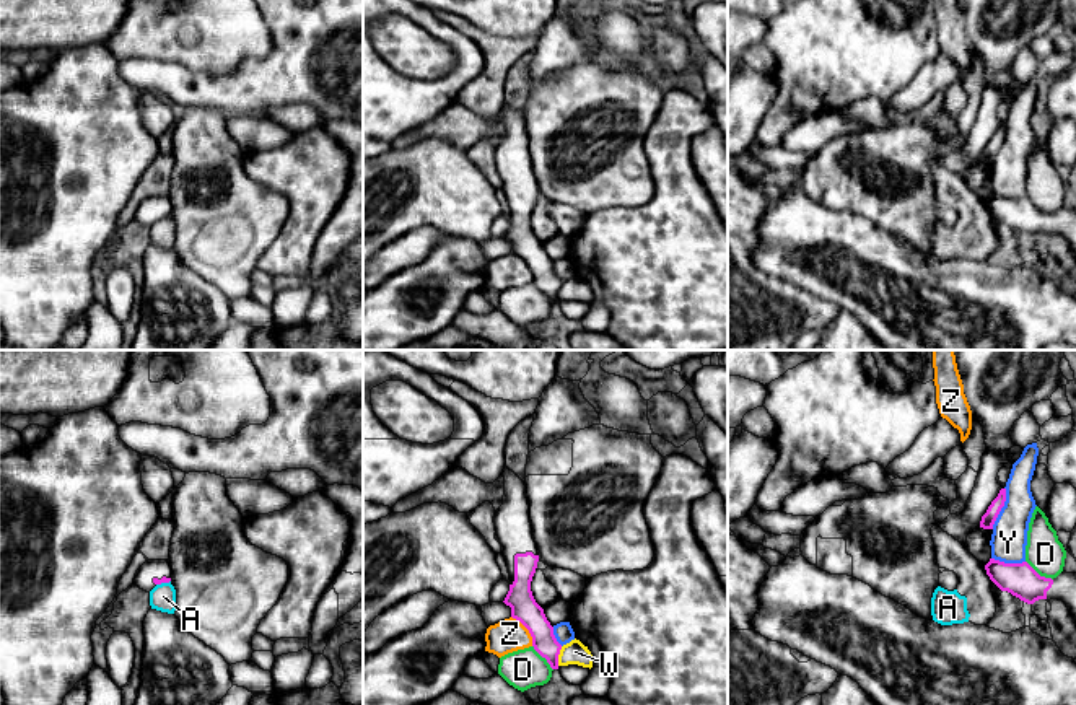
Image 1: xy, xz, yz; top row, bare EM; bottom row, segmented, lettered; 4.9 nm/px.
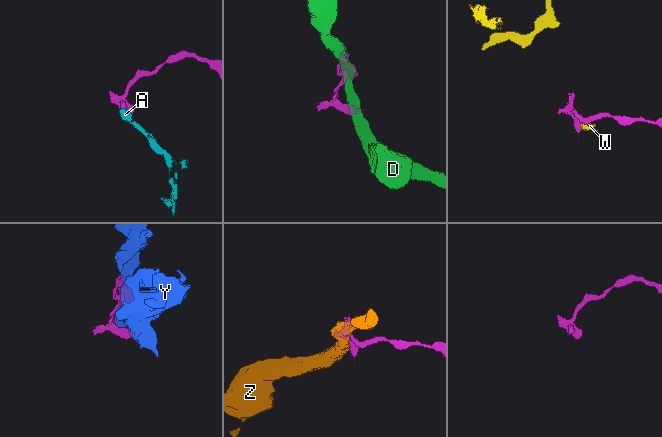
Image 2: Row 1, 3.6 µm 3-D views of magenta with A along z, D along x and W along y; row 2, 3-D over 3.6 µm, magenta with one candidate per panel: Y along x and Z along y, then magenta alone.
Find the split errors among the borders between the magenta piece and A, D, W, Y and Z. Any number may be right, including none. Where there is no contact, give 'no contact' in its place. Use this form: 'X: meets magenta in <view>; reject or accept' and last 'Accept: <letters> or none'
A: meets magenta in xy; reject
D: meets magenta in yz; reject
W: meets magenta in xz; reject
Y: meets magenta in yz; reject
Z: meets magenta in xz; reject
Accept: none

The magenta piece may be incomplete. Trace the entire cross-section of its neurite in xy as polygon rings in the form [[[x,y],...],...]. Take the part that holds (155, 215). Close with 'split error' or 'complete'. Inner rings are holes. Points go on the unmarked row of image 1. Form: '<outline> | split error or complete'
[[[148,195],[135,208],[133,218],[150,228],[156,220],[171,217],[171,202],[166,195]]] | split error

